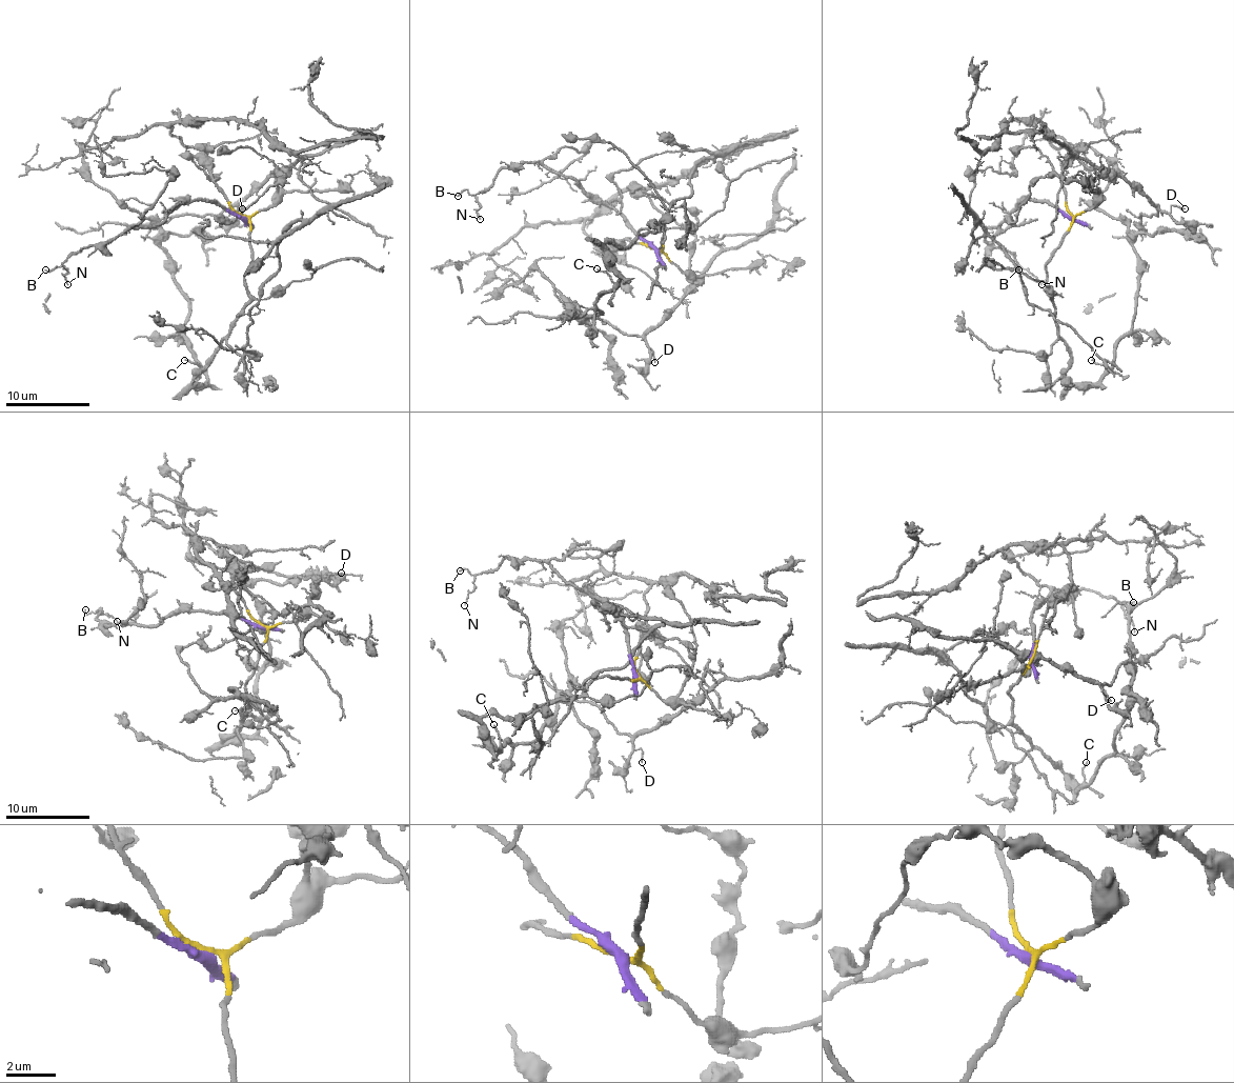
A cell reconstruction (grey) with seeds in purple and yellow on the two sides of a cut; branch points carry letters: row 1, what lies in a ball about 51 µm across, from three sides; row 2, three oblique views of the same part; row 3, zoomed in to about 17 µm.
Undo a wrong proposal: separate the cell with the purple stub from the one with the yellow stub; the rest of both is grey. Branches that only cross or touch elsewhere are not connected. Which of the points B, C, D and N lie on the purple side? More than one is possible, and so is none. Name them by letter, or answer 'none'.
B, N

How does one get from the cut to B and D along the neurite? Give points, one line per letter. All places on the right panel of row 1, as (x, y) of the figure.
B: (1072, 217), (1047, 202), (1024, 200), (986, 229), (986, 240), (1011, 255), (1017, 267), (1011, 269), (1017, 269)
D: (1072, 215), (1047, 286), (1070, 357), (1066, 382), (1095, 384), (1134, 312), (1138, 261), (1128, 223), (1185, 208)

